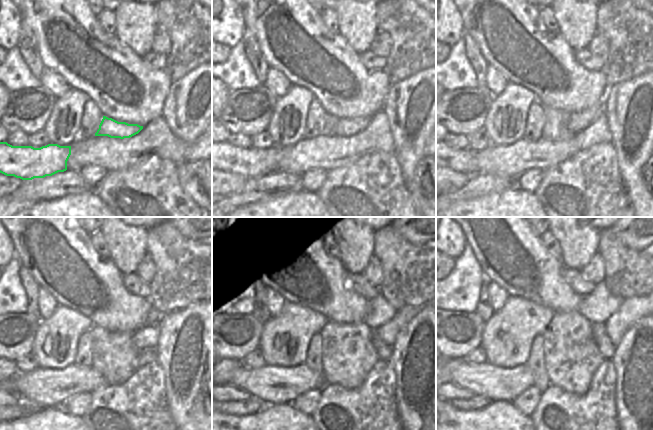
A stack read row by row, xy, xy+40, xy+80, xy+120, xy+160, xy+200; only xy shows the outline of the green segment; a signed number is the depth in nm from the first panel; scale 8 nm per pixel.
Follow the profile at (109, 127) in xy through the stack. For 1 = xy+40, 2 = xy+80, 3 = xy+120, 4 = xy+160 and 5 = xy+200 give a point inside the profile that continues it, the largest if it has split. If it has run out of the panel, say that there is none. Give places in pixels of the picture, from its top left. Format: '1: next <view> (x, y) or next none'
1: next xy+40 (346, 127)
2: next xy+80 (576, 123)
3: next xy+120 (147, 336)
4: next xy+160 (387, 332)
5: next xy+200 (631, 310)

